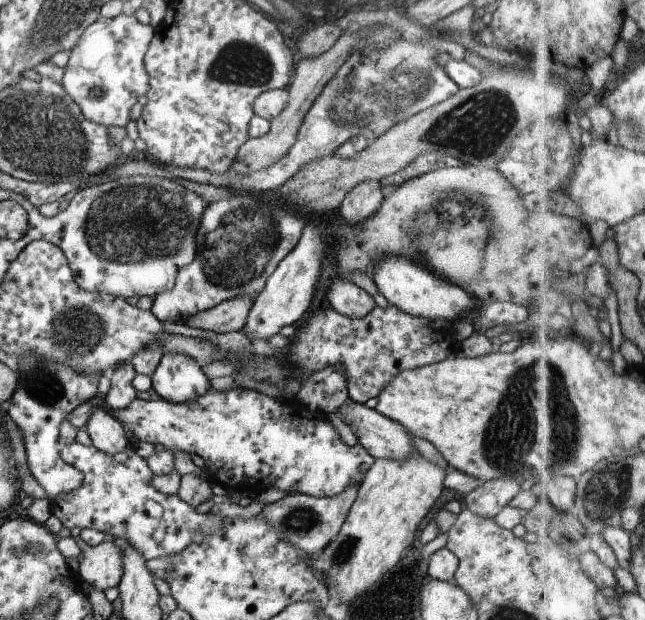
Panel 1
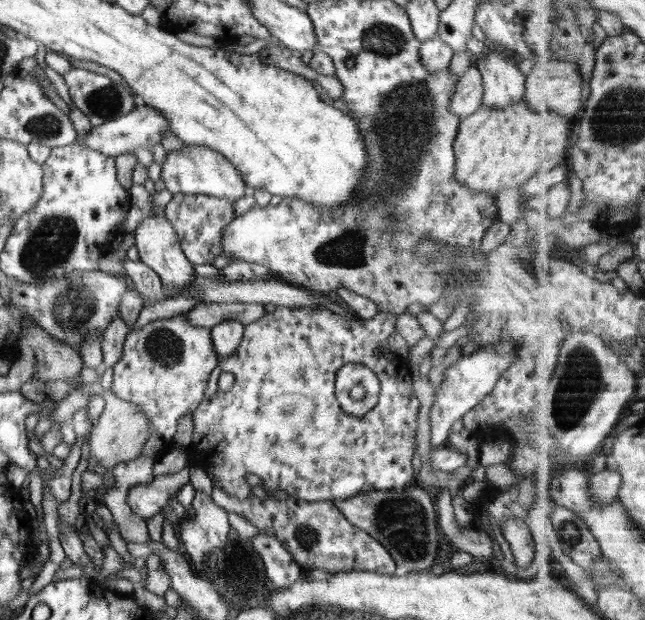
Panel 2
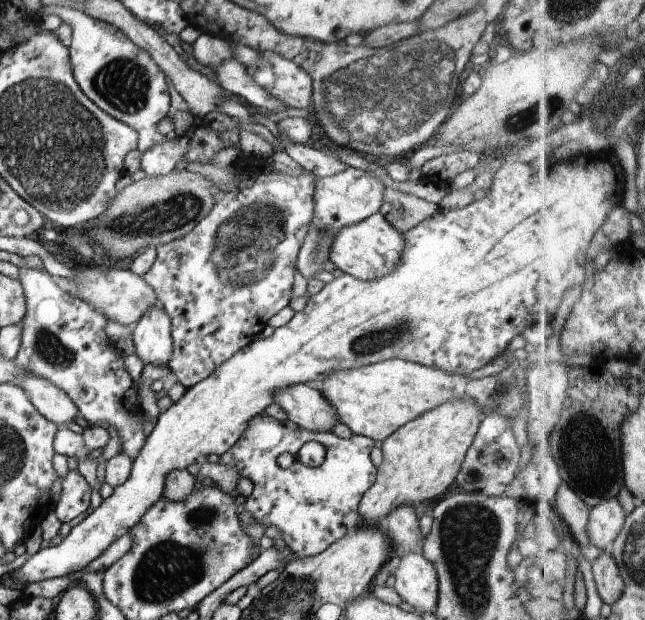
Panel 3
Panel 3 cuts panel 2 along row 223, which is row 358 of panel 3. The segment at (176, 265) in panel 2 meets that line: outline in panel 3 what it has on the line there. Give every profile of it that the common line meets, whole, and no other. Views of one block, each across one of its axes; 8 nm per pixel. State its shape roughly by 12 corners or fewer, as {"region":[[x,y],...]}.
{"region":[[150,307],[131,335],[145,365],[167,366],[171,319]]}

